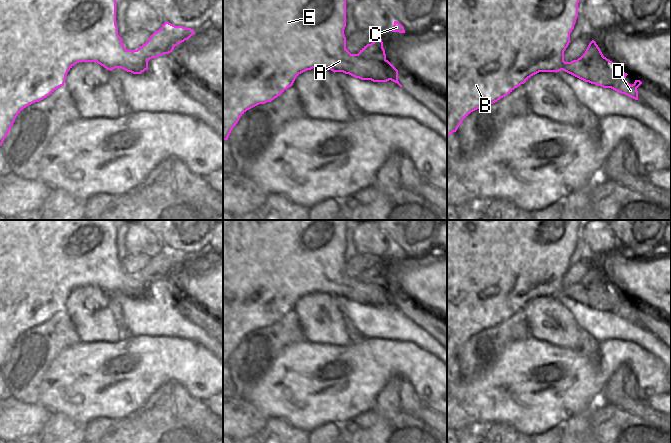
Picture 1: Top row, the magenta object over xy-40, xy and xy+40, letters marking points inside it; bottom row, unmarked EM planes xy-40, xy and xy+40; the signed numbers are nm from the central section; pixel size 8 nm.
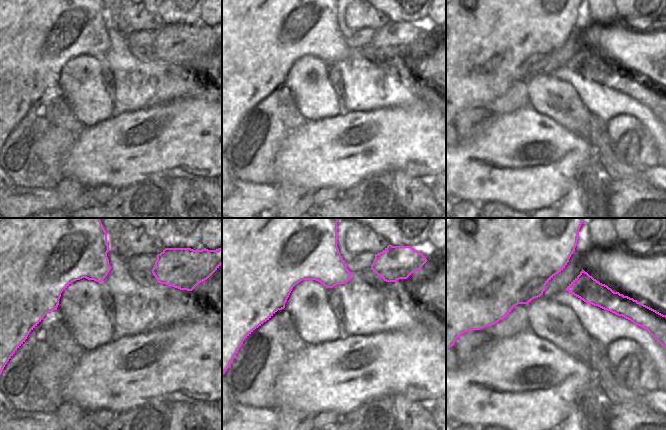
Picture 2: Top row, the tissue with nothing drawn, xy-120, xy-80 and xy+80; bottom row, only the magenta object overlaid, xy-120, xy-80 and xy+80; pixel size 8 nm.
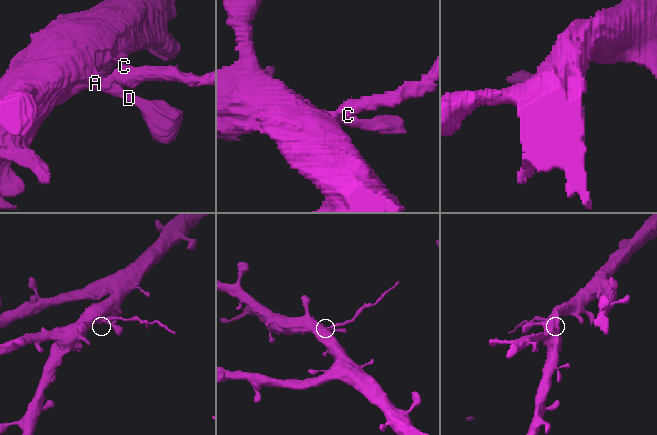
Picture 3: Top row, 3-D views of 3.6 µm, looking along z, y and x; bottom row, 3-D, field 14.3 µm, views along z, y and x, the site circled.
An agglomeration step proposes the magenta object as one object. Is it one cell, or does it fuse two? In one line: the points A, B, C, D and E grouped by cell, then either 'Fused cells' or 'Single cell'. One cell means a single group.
Groups: A B D E / C. Fused cells

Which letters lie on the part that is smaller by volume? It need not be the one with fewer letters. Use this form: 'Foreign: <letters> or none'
Foreign: C

